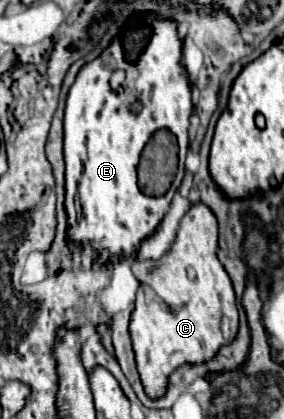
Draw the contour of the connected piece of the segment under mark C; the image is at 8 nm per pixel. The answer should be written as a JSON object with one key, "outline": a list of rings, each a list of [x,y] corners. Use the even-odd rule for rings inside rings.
{"outline":[[[192,204],[190,210],[182,216],[180,226],[176,230],[176,238],[162,258],[142,260],[136,256],[132,260],[132,272],[140,280],[140,288],[136,294],[136,306],[132,310],[128,330],[130,330],[142,384],[148,396],[152,398],[158,398],[166,392],[168,376],[178,366],[182,366],[184,362],[200,364],[210,360],[220,350],[220,346],[230,342],[238,332],[238,310],[236,310],[234,288],[224,266],[216,258],[216,248],[218,248],[218,222],[214,212],[206,204]],[[220,316],[226,316],[230,322],[228,334],[222,332]]]}

